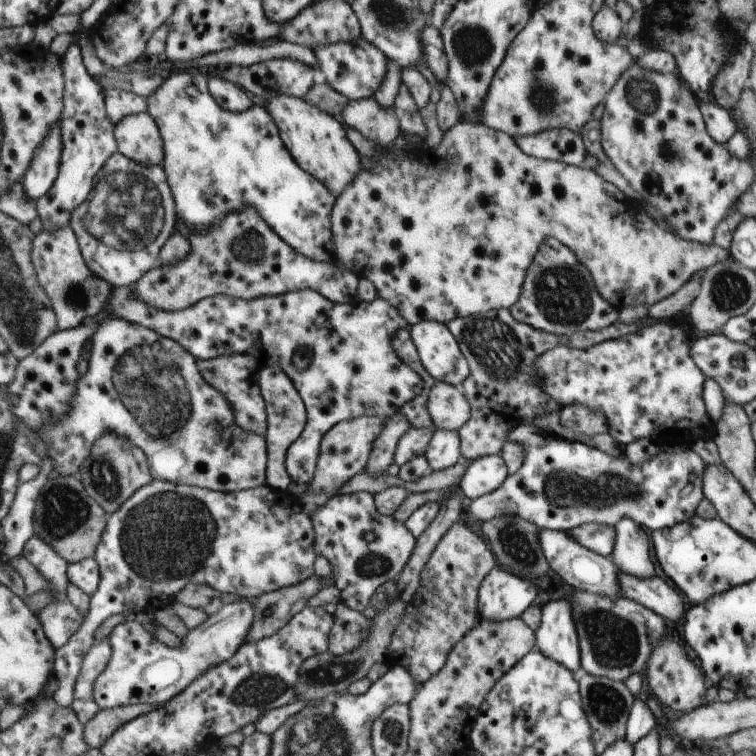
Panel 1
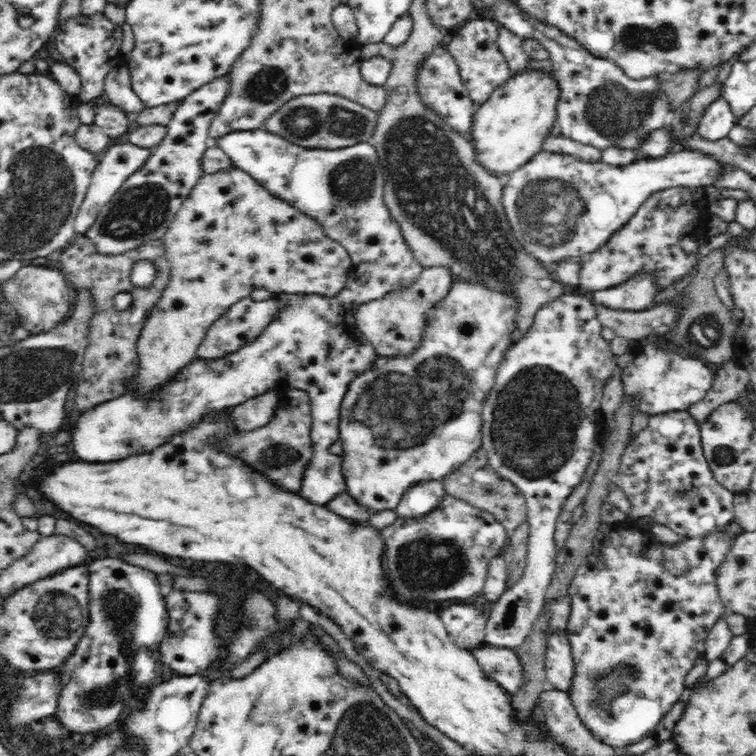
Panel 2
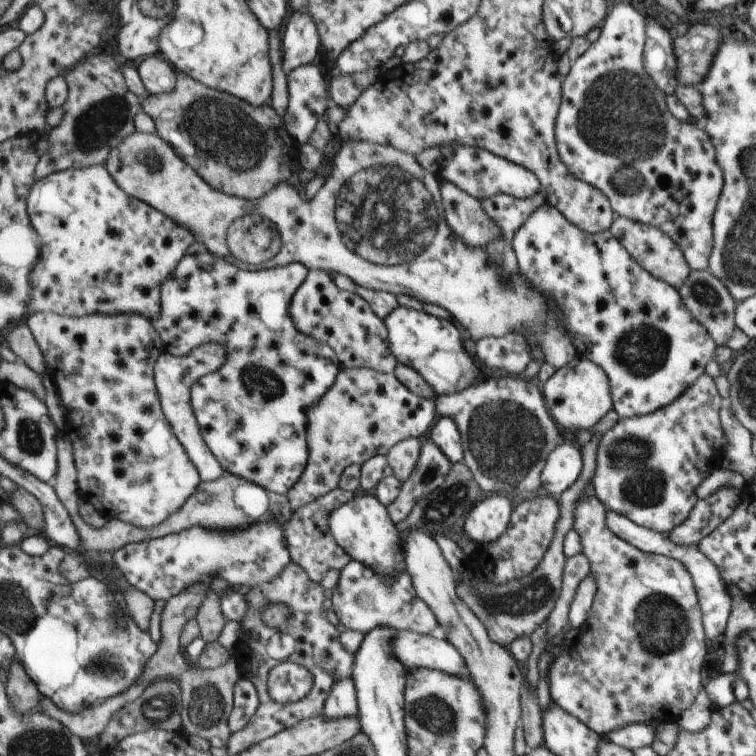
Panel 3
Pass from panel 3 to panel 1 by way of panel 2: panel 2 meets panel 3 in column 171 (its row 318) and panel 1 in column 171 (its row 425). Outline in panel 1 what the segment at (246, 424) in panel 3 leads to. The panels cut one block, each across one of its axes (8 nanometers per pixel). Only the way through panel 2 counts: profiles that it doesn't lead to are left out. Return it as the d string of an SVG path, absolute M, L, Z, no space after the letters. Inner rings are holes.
M181 68L180 70L182 70L180 74L174 72L147 98L147 112L154 114L154 118L158 118L158 122L162 122L162 138L166 138L166 162L163 162L163 166L168 175L168 184L172 198L174 198L176 204L176 219L184 220L184 224L186 224L186 227L189 227L190 230L206 230L206 228L210 228L216 220L222 220L222 218L228 216L230 212L238 212L238 210L250 206L250 208L256 208L256 210L258 210L258 214L266 220L266 224L268 224L284 242L287 242L300 254L305 255L306 258L314 258L317 259L318 262L326 262L326 260L330 259L331 261L340 263L335 256L335 241L333 240L332 229L332 212L337 198L325 183L320 182L317 178L314 178L313 175L302 170L302 168L294 162L294 158L292 158L292 155L288 152L288 148L284 146L284 142L282 142L280 130L273 115L266 110L261 101L257 100L255 100L254 104L250 106L248 110L244 110L244 112L227 111L213 97L212 92L209 90L208 78L198 72L199 70L197 68ZM133 285L115 290L108 305L114 316L174 339L196 359L250 354L260 367L282 366L282 370L294 378L294 386L308 410L308 424L301 437L289 446L285 457L291 480L300 484L311 482L321 456L321 442L333 426L361 416L392 417L423 389L422 378L404 364L392 348L394 334L400 328L409 327L400 313L396 316L330 316L332 304L327 298L315 293L302 296L302 292L254 298L248 302L230 295L216 295L203 298L184 310L168 312L146 306L136 296ZM298 346L308 346L316 354L316 366L302 372L292 366L292 354Z

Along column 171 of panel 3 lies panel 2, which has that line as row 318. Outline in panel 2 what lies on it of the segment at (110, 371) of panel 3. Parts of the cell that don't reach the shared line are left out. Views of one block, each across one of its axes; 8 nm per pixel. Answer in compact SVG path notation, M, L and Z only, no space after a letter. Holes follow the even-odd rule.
M454 278L448 294L440 299L431 308L431 311L427 312L427 325L423 328L422 341L420 341L418 350L410 356L394 356L394 358L378 356L378 360L374 362L374 366L370 370L356 376L347 385L342 400L342 408L339 412L339 440L342 441L343 448L340 456L342 459L342 477L346 484L345 492L355 500L355 504L360 510L366 510L372 514L381 510L395 510L395 506L400 502L401 496L407 488L414 487L422 481L441 481L444 477L450 476L463 462L466 462L471 457L471 453L480 448L483 405L494 383L496 383L497 371L502 359L505 358L505 353L509 351L509 347L513 344L511 334L517 328L516 316L519 306L520 301L516 297L515 290L491 289L475 278Z

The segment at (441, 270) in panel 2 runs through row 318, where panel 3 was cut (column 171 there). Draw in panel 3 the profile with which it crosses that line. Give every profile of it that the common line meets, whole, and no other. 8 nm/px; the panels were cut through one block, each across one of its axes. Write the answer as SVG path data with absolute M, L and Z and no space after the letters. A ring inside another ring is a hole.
M203 344L194 352L187 354L185 357L175 357L163 352L156 360L154 365L155 385L161 400L161 407L167 421L171 424L174 434L184 446L187 455L194 463L199 477L202 481L215 481L222 477L226 472L218 459L212 454L208 445L202 438L192 405L191 405L191 388L194 383L198 382L200 376L214 372L222 366L224 362L224 348L218 344Z

